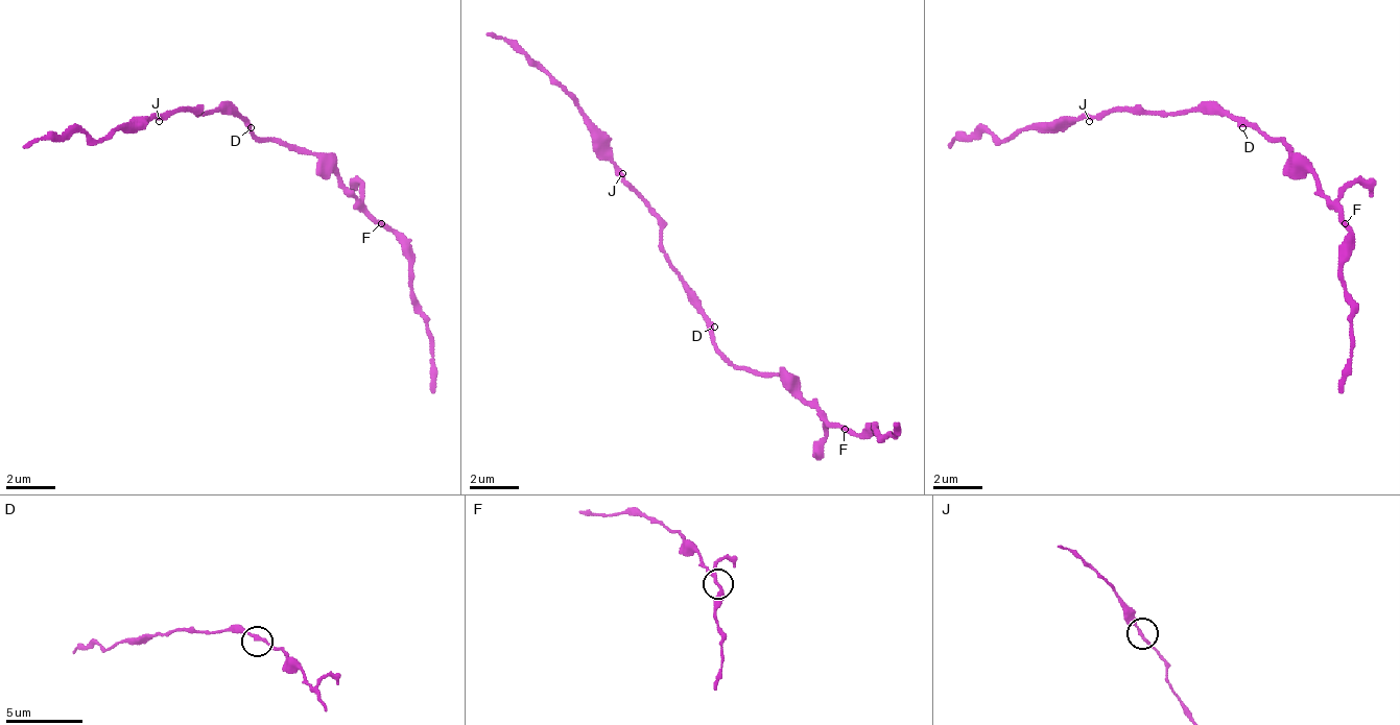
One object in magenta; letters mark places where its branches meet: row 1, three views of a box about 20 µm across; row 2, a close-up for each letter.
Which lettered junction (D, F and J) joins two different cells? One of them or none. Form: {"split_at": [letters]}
{"split_at": []}

